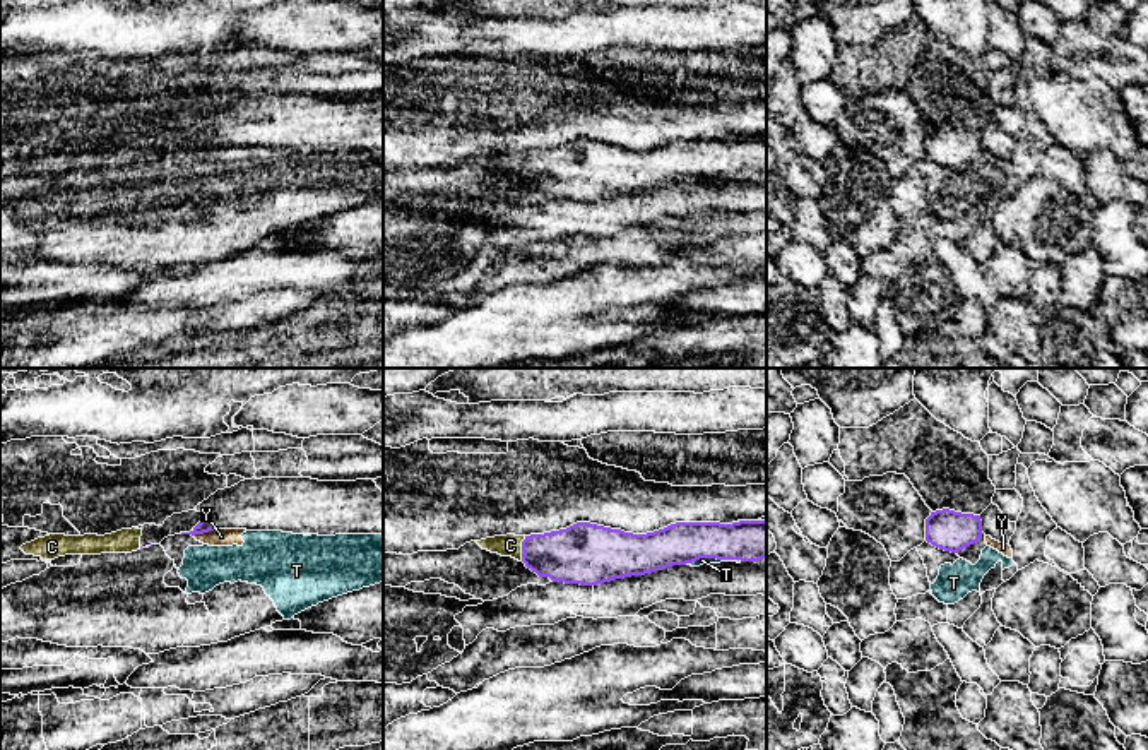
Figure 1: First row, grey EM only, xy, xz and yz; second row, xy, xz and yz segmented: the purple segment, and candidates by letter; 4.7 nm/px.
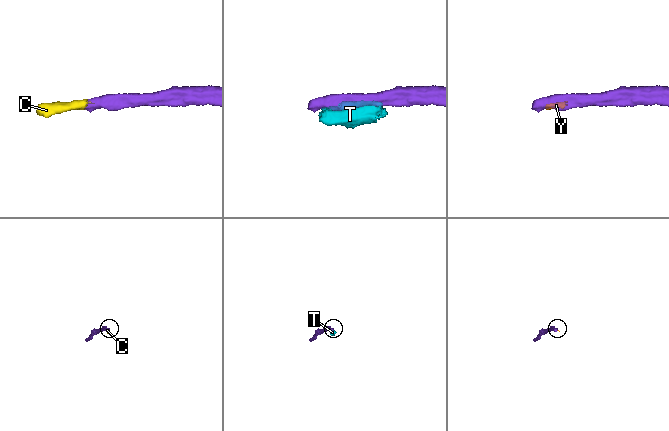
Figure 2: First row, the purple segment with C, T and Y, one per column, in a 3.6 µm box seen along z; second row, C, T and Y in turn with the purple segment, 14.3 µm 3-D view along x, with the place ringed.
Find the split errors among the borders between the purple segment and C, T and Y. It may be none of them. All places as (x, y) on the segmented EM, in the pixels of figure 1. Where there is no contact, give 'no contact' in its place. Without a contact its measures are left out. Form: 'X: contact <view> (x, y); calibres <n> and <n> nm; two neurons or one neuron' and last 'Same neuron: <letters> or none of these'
C: contact xz (522, 548); calibres 260 and 110 nm; one neuron
T: contact xz (712, 557); calibres 200 and 30 nm; two neurons
Y: contact xy (206, 531); calibres 60 and 80 nm; two neurons
Same neuron: C

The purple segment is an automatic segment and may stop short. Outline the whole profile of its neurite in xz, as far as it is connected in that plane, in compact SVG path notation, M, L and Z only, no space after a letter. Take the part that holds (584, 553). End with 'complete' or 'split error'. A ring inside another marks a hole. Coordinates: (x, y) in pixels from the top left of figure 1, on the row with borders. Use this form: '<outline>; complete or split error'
M766 521L676 522L647 534L577 522L544 534L506 534L476 543L491 553L524 562L553 582L597 586L700 558L763 560Z; split error

